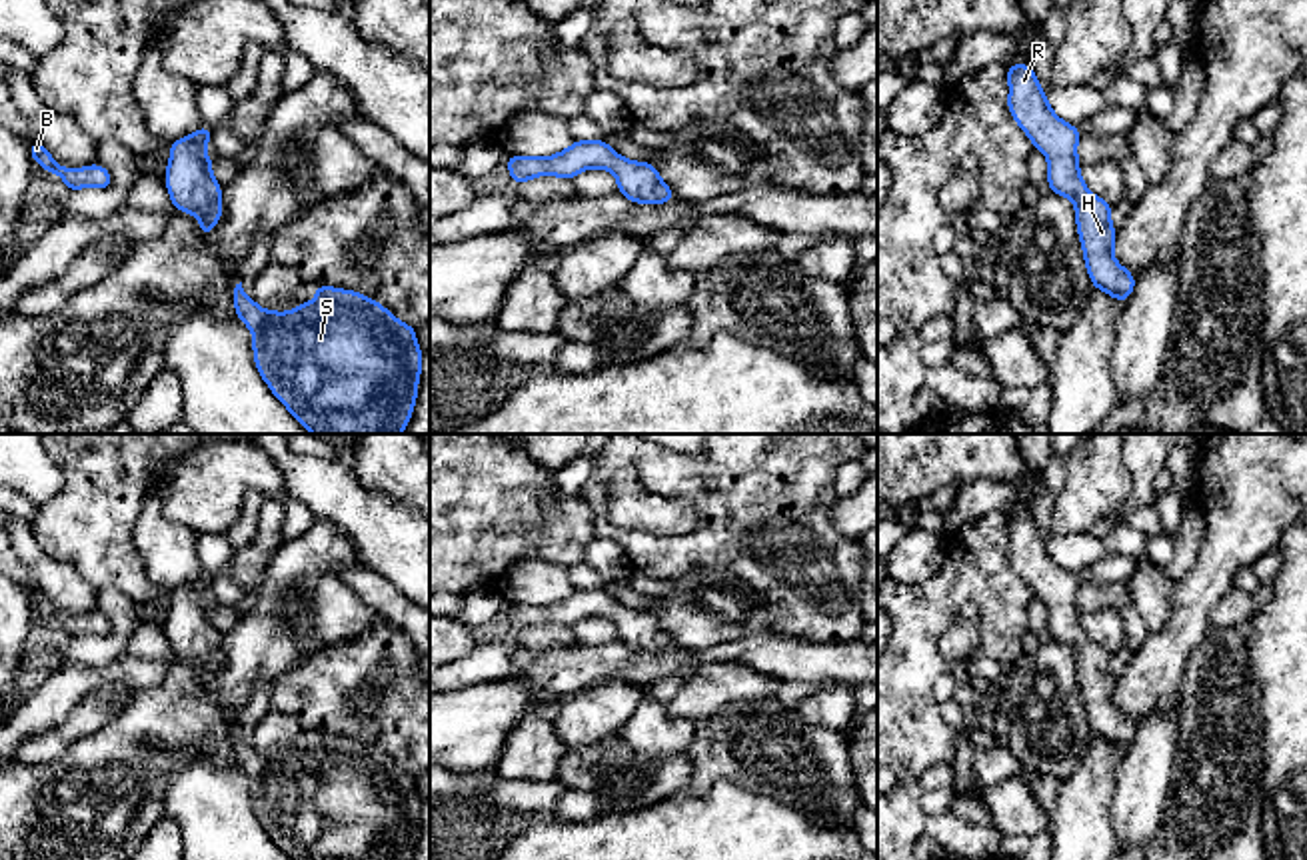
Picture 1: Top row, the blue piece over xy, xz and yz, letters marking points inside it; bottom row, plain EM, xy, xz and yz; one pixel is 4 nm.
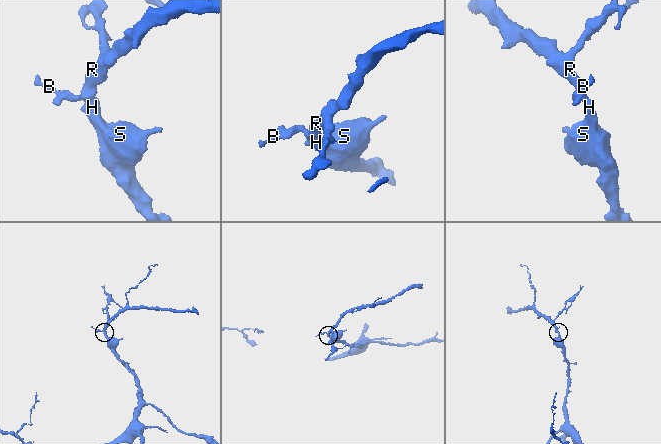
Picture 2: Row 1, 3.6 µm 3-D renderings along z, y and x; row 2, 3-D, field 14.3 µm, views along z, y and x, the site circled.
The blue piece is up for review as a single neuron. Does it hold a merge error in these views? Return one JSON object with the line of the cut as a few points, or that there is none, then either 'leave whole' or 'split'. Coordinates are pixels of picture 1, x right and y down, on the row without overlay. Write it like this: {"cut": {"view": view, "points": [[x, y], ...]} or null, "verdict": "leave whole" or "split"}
{"cut": null, "verdict": "leave whole"}

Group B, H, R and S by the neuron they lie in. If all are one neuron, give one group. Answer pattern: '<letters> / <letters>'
B H R S

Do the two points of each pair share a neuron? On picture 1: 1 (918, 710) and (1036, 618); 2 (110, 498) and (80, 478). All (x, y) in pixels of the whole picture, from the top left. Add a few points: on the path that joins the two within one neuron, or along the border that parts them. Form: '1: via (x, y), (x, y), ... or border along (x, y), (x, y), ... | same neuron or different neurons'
1: border along (1034, 594), (1026, 606) | different neurons
2: via (102, 490), (88, 484) | same neuron

